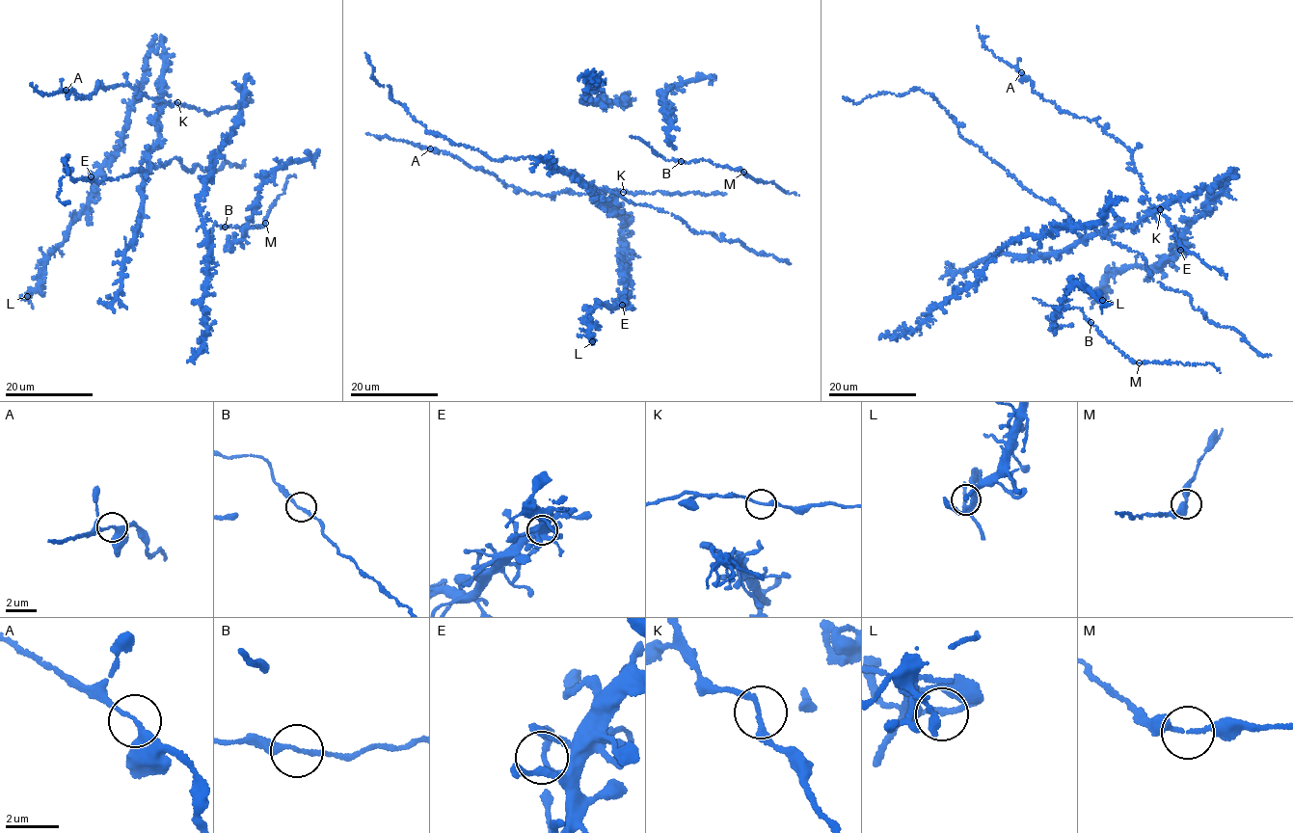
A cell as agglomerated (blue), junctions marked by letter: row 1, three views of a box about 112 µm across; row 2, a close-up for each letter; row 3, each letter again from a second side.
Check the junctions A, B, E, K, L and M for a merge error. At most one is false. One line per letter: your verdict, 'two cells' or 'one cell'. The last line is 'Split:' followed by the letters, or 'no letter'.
A: one cell
B: one cell
E: one cell
K: one cell
L: one cell
M: one cell
Split: no letter

